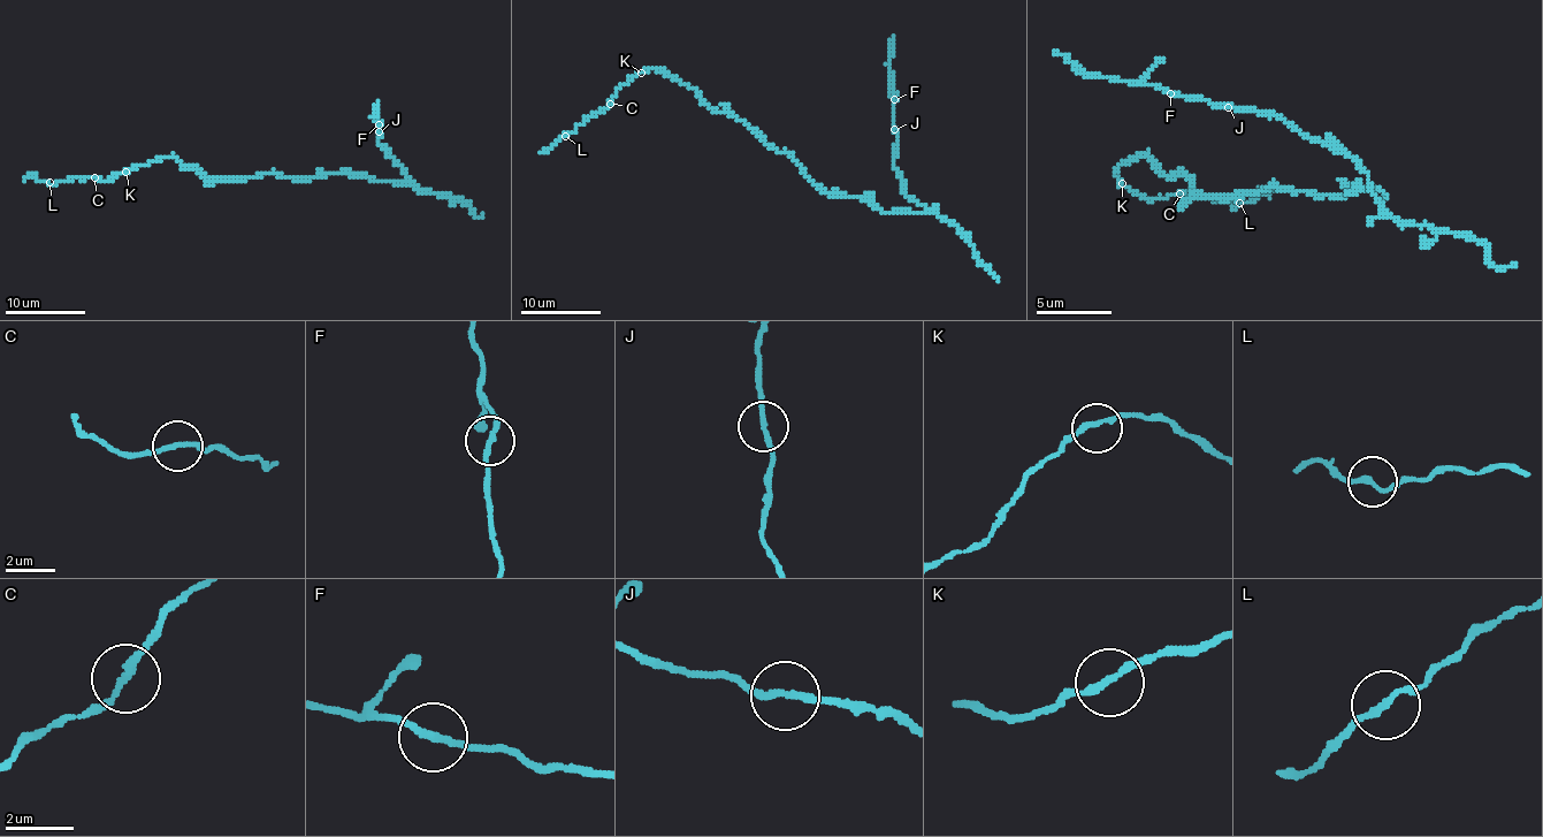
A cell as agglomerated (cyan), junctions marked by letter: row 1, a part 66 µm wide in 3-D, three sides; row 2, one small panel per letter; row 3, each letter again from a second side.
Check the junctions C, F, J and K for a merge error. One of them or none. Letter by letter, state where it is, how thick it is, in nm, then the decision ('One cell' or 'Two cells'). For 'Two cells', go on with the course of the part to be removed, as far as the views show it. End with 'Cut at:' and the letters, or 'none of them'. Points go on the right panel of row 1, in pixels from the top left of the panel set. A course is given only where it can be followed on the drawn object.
C: Place: (1179, 193). Thickness 190 nm. One cell
F: Place: (1170, 93). Thickness 190 nm. One cell
J: Place: (1228, 107). Thickness 190 nm. One cell
K: Place: (1122, 183). Thickness 200 nm. One cell
Cut at: none of them

